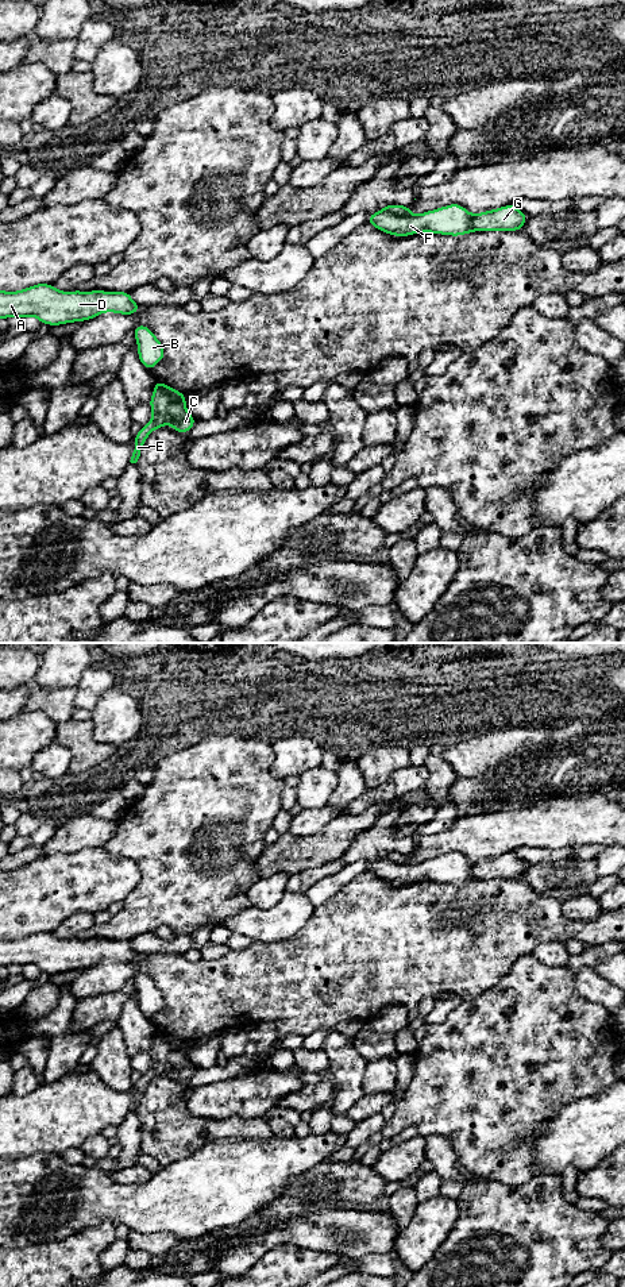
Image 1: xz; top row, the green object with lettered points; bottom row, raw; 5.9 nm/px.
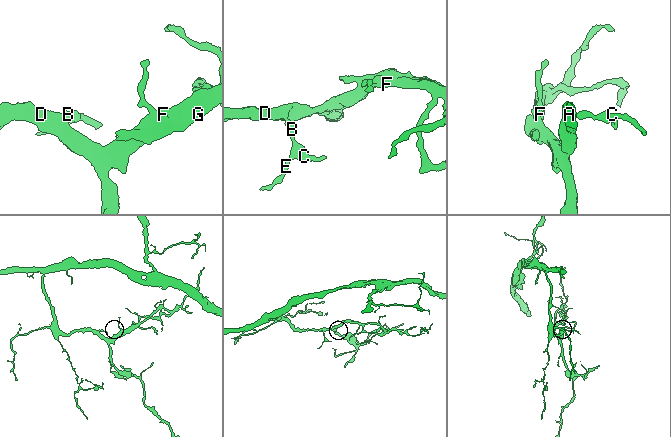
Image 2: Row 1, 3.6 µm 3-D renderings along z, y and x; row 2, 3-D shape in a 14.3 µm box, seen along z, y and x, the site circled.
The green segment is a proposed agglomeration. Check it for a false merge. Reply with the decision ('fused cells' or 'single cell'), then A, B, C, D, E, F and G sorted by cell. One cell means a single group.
fused cells | A B C D E F / G

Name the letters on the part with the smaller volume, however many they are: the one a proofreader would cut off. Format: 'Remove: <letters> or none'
Remove: G

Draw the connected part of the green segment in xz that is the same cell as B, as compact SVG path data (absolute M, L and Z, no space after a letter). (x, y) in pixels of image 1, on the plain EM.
M138 972L132 980L138 993L139 1009L148 1020L151 1020L153 1016L165 1006L163 994L146 974Z

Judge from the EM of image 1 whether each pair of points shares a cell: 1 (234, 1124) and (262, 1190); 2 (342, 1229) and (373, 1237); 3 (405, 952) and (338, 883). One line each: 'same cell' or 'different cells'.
1: different cells
2: same cell
3: different cells

